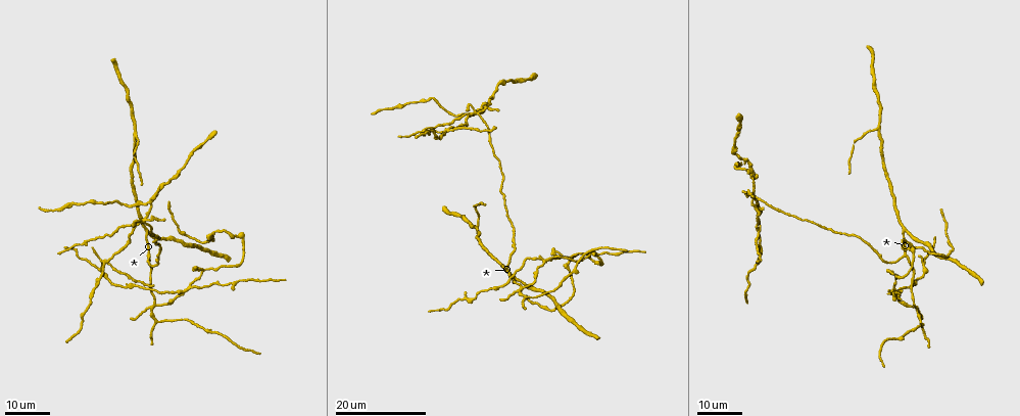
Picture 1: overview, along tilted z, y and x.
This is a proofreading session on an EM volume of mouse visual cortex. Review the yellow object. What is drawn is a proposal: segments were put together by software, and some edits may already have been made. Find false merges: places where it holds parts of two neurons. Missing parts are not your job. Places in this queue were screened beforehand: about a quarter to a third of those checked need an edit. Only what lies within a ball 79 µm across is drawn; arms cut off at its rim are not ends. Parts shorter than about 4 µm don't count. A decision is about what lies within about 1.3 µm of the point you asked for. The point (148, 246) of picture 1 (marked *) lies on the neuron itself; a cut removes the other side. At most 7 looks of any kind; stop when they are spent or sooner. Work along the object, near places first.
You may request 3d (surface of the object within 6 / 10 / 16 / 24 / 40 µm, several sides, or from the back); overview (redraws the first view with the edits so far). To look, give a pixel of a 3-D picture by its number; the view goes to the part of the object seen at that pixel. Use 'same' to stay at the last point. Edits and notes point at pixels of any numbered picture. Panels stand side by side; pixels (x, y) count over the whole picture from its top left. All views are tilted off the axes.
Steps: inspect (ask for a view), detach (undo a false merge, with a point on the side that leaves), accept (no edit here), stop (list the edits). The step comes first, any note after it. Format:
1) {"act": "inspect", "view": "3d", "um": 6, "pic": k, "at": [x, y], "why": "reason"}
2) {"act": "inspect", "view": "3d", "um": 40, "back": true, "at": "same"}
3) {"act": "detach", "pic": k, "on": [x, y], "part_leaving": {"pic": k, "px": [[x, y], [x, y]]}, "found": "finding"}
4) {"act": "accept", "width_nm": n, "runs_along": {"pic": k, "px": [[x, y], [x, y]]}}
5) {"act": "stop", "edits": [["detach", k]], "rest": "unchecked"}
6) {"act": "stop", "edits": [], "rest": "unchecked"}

{"act": "inspect", "view": "3d", "um": 24, "pic": 1, "at": [904, 231], "why": "side arm on a straight run"}

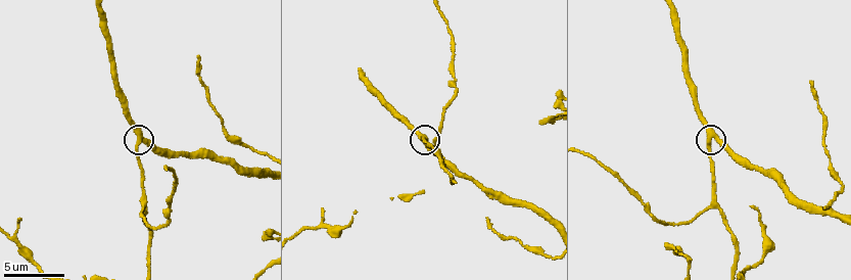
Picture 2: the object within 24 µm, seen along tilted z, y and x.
{"act": "inspect", "view": "3d", "um": 6, "pic": 2, "at": [138, 133]}

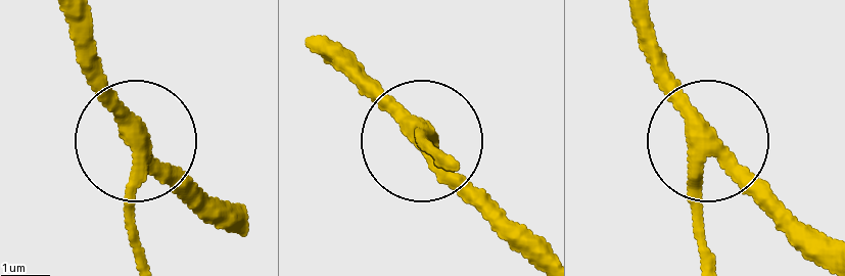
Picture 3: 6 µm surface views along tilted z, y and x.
{"act": "accept", "width_nm": 300, "runs_along": {"pic": 3, "px": [[144, 259], [129, 212], [143, 145], [199, 193]]}, "found": "continuous, no second neuron"}

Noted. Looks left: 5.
{"act": "inspect", "view": "3d", "um": 16, "pic": 1, "at": [156, 320], "why": "a fork"}

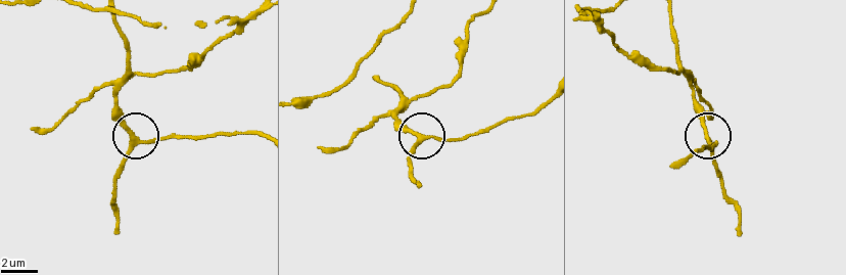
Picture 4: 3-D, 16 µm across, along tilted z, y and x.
{"act": "inspect", "view": "3d", "um": 6, "pic": 4, "at": [136, 143], "why": "closer look"}

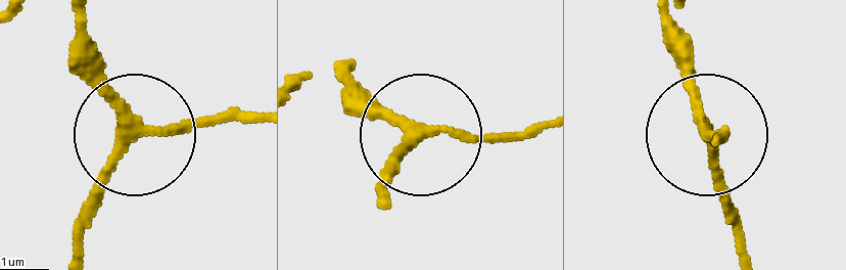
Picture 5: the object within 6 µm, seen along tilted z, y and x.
{"act": "accept", "runs_along": {"pic": 5, "px": [[88, 17], [101, 98], [131, 142], [84, 220]]}, "found": "continuous, no second neuron"}

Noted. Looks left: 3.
{"act": "inspect", "view": "3d", "um": 10, "pic": 2, "at": [438, 154], "why": "three arms meet"}

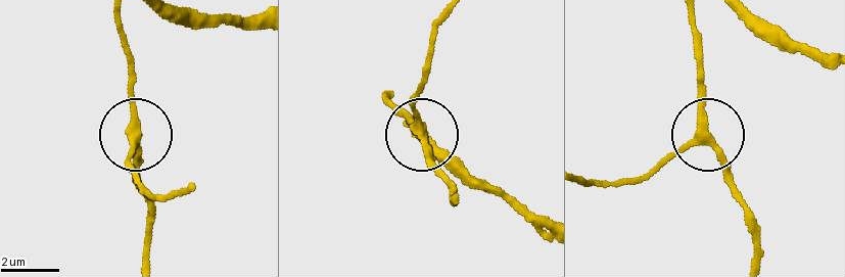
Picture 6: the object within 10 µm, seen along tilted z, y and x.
{"act": "inspect", "view": "3d", "um": 6, "pic": 6, "at": [132, 143], "why": "zoom in"}

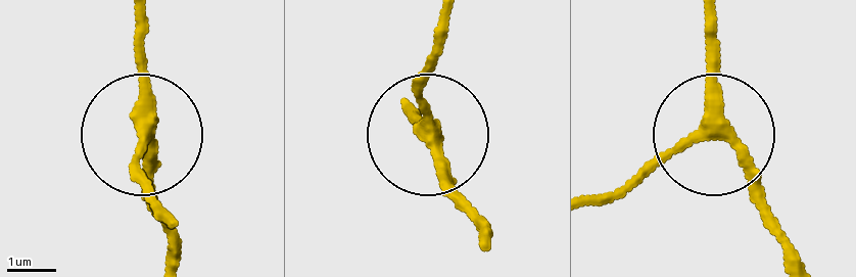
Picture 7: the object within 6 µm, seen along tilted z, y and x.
{"act": "accept", "arms": 3, "runs_along": {"pic": 7, "px": [[710, 25], [706, 126], [605, 199]]}, "found": "one neuron here"}

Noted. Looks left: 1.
{"act": "stop", "edits": [], "rest": "unchecked"}

